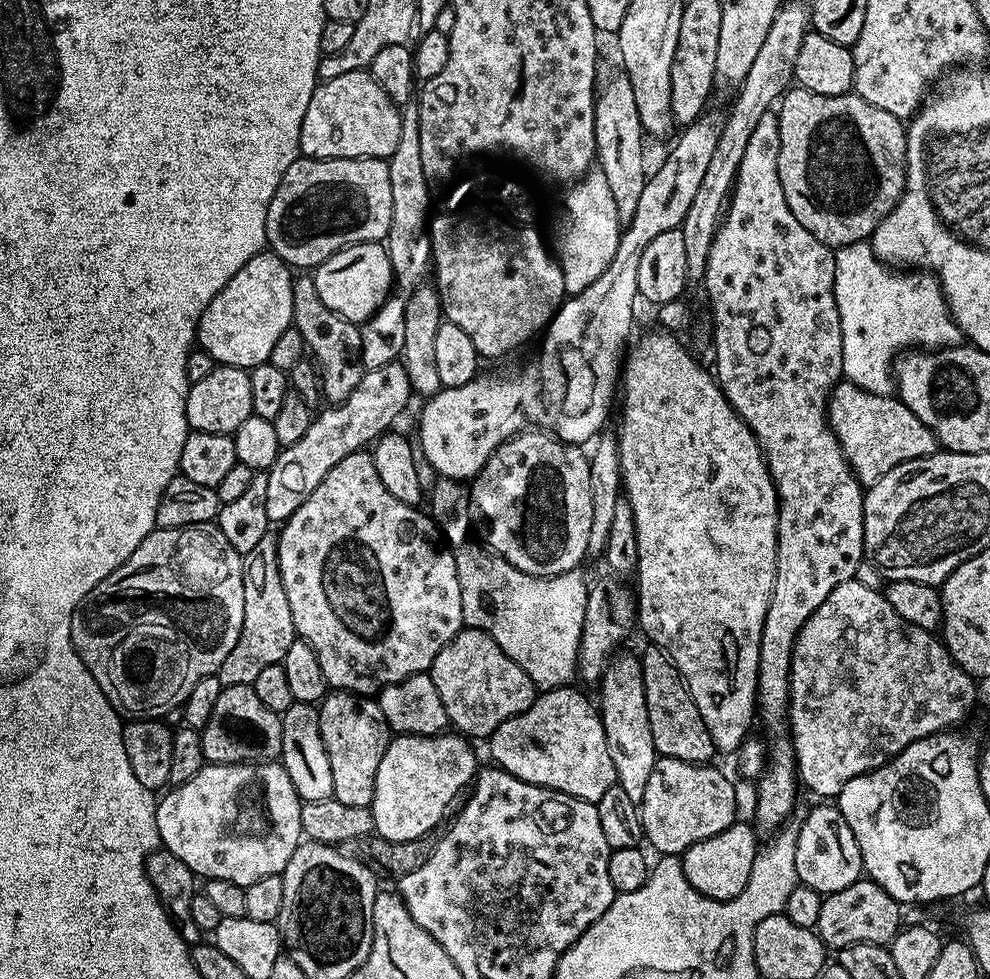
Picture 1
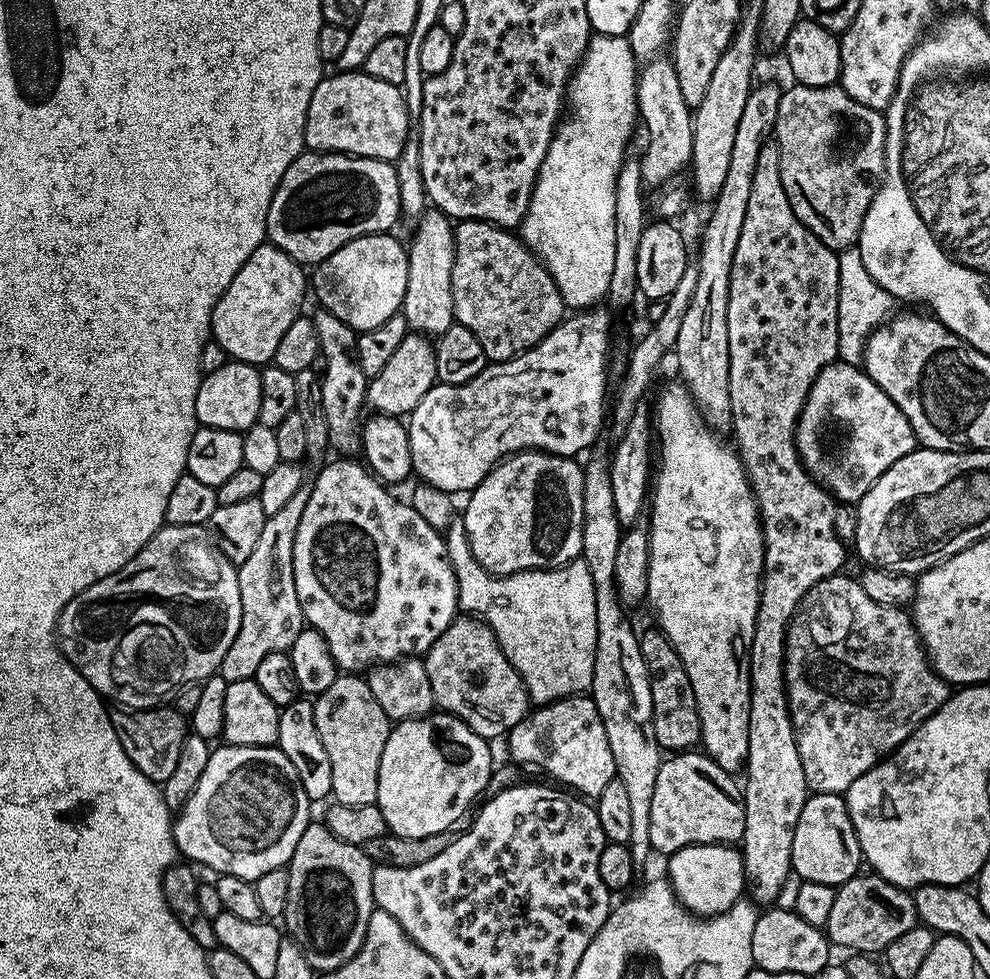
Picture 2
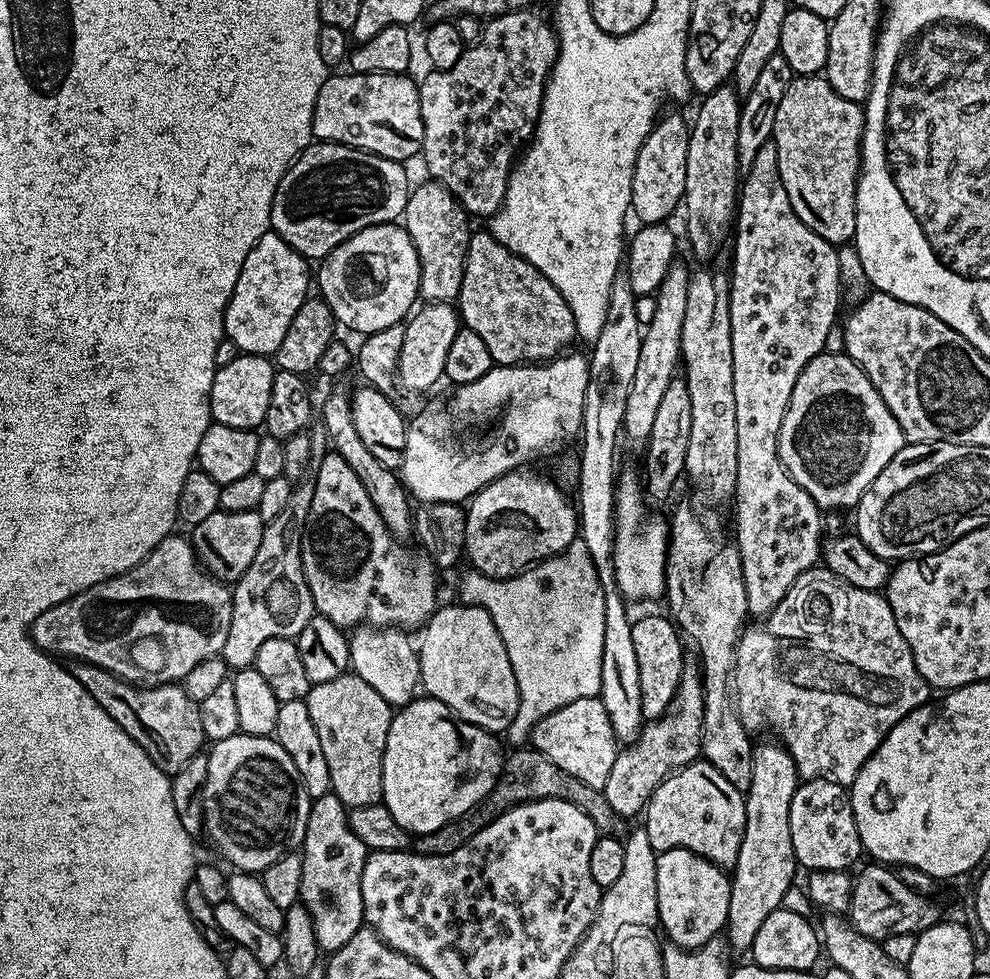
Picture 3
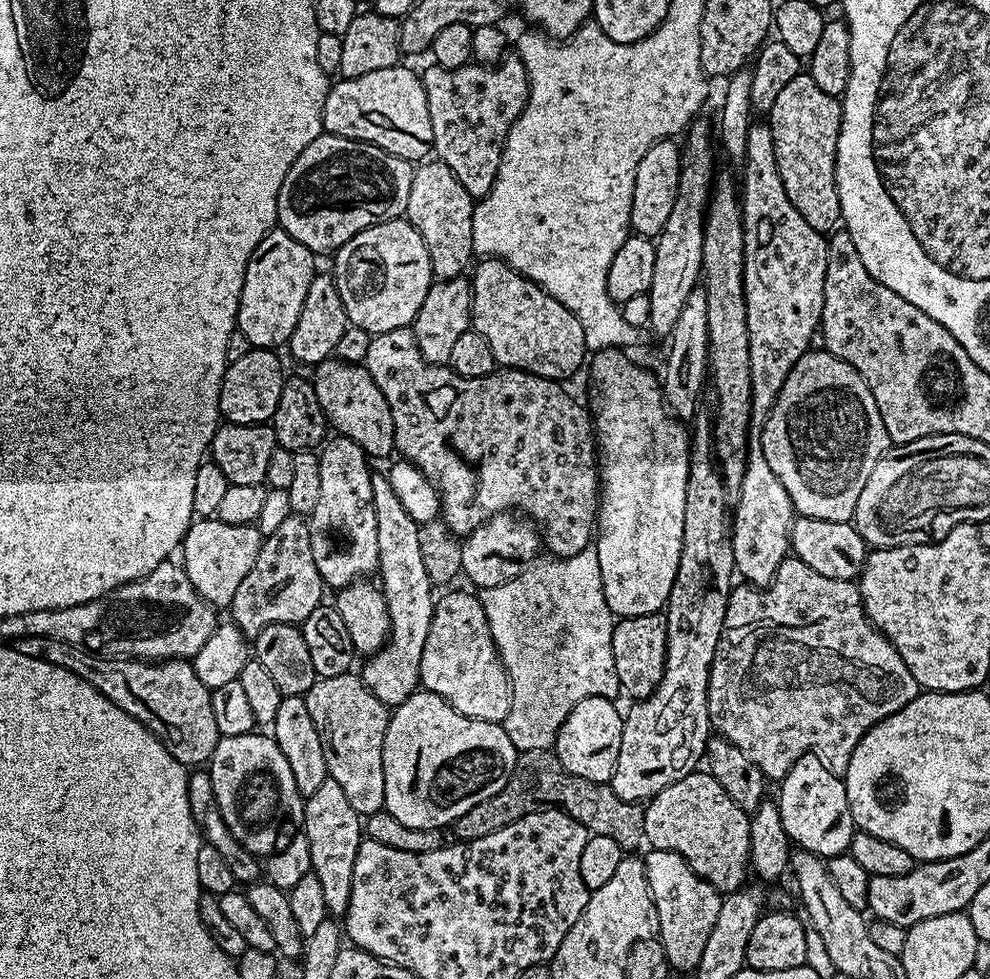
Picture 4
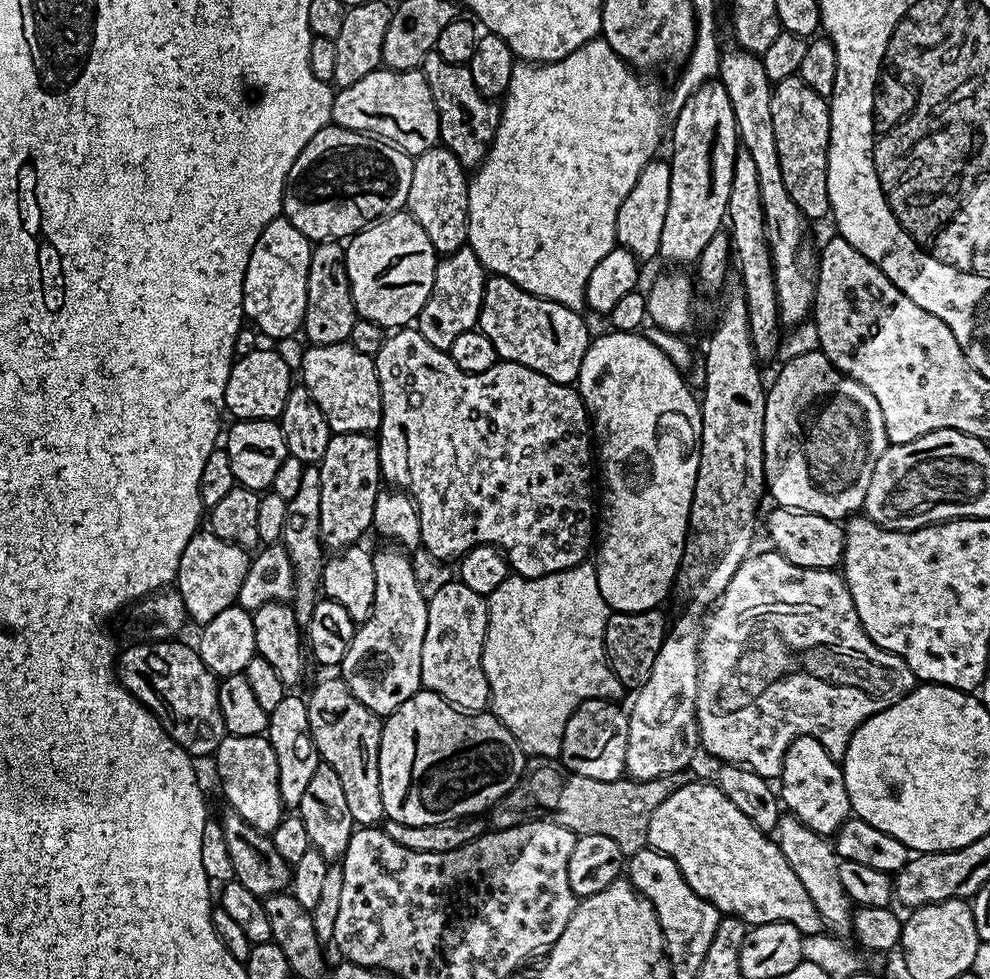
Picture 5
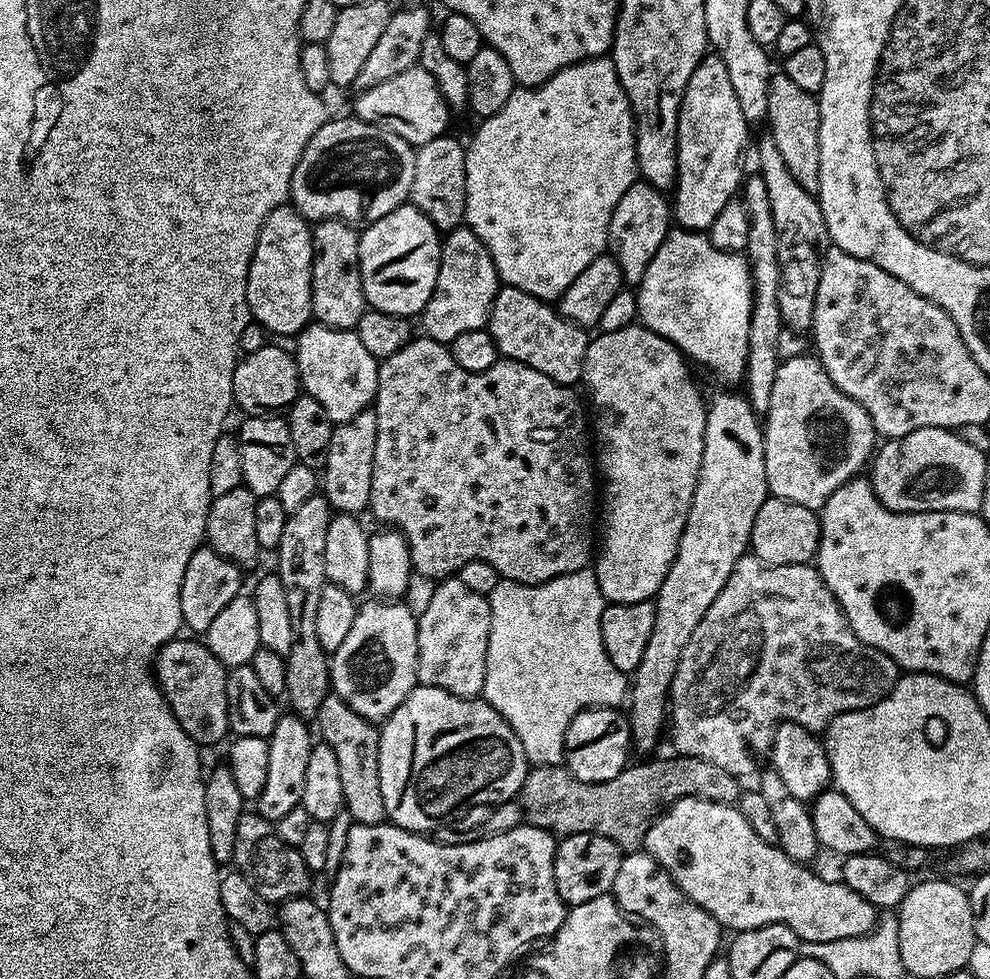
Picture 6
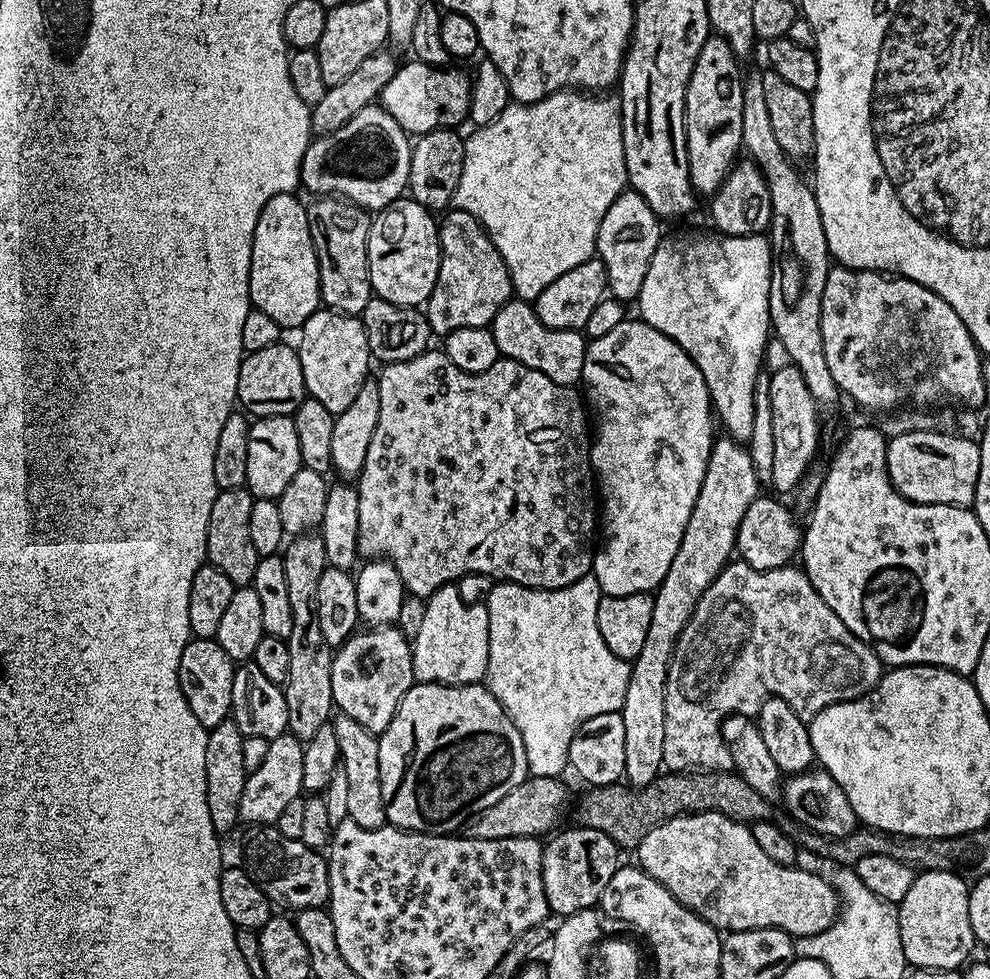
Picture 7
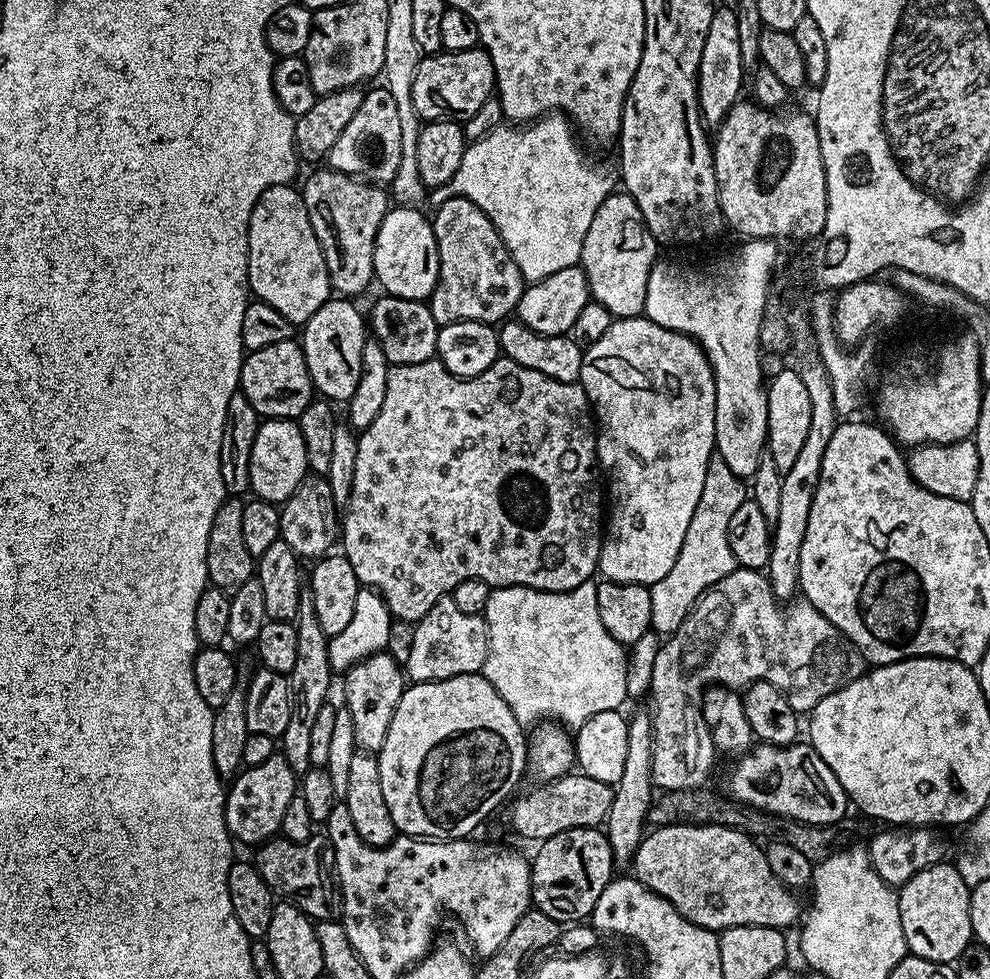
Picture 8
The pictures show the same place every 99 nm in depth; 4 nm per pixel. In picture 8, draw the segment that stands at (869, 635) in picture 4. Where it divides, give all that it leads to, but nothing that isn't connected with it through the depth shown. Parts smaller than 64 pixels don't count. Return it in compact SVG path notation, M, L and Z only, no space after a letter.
M738 566L700 597L682 626L661 643L658 658L654 658L650 689L653 785L664 792L677 792L702 788L709 783L708 775L716 764L718 753L700 717L699 706L709 685L743 690L754 682L765 680L791 699L795 712L808 714L824 696L842 690L842 686L850 686L850 682L863 676L865 671L864 655L829 620L822 618L809 600L796 598L785 607L777 600L774 590L770 590L770 582L763 571Z

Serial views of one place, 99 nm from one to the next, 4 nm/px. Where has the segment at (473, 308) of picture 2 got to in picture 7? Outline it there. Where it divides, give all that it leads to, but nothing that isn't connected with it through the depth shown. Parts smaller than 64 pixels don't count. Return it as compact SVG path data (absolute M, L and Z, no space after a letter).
M519 298L508 300L502 306L502 310L498 310L490 327L503 359L530 366L530 370L538 370L546 374L546 378L559 384L576 386L581 383L584 374L584 355L588 352L583 331L575 328L558 330L546 326L538 318L535 307L529 301Z

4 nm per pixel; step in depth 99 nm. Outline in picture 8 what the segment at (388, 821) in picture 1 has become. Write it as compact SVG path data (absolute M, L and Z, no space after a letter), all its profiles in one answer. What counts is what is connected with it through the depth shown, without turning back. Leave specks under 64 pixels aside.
M471 672L405 687L378 759L382 794L397 833L426 840L463 840L517 791L516 783L526 776L528 741L525 729L514 718L510 706L502 702L498 690L483 674Z

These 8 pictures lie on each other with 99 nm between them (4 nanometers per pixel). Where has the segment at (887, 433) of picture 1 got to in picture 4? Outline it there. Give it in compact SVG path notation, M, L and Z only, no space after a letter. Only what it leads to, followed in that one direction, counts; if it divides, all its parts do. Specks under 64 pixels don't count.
M809 350L790 370L776 405L763 421L764 434L759 447L770 462L770 470L778 474L778 482L786 486L792 505L800 516L822 518L830 522L851 521L856 514L858 498L862 498L862 490L866 482L870 482L870 474L874 474L874 466L890 447L886 434L886 426L882 422L882 414L878 410L878 402L874 402L874 394L868 383L860 377L842 358L838 358L827 350Z

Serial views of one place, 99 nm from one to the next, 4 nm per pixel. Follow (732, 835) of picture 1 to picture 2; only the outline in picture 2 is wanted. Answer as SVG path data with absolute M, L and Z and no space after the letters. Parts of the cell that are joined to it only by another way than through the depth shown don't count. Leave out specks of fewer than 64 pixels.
M691 844L667 857L666 879L674 894L698 917L717 916L740 901L746 892L741 849L727 844Z

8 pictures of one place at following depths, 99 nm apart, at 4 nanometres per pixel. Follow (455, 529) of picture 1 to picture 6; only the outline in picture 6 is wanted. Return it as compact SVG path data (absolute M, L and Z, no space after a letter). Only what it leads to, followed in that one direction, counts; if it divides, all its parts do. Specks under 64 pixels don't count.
M585 570L547 580L545 584L519 584L501 578L488 595L490 638L482 699L514 730L529 765L565 763L564 739L570 722L586 708L615 708L625 703L630 680L610 662L602 646L602 610L606 603L595 571Z

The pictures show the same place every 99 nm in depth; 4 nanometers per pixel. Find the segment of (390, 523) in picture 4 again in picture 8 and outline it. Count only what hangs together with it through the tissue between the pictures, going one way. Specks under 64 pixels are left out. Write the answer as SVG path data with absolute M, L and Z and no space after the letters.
M387 651L376 652L370 658L358 662L346 673L348 685L344 688L344 700L350 718L354 722L354 738L357 749L379 753L386 742L394 710L406 687L406 676L402 666Z

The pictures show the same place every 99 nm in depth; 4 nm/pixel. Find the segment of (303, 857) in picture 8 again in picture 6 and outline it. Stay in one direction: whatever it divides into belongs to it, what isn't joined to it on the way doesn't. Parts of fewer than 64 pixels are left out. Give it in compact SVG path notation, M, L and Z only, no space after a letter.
M252 810L245 811L238 818L232 864L235 871L242 873L246 882L250 882L250 886L254 886L254 890L258 890L258 894L262 894L262 898L274 906L283 904L285 900L293 900L295 896L305 895L314 880L314 873L308 869L306 862L302 862L300 849L282 842L275 827Z

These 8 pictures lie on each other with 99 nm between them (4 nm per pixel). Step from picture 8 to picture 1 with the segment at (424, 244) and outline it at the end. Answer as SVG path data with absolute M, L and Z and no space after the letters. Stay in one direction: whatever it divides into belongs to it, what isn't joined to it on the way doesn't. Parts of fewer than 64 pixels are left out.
M380 242L351 244L349 248L338 250L317 266L311 278L314 286L318 286L318 298L322 298L334 314L357 326L380 309L394 288L390 258L385 245Z

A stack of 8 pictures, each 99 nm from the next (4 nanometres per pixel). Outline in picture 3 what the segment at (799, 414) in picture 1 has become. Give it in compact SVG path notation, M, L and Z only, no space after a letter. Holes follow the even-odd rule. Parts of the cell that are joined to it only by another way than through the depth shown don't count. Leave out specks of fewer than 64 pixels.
M771 142L758 150L754 166L743 177L731 248L728 305L734 362L734 419L738 421L734 543L740 551L748 615L763 618L770 615L778 602L782 602L782 598L786 598L786 590L794 586L798 574L817 567L822 560L822 541L825 539L824 520L820 517L823 516L822 510L782 466L778 438L782 430L782 418L786 418L786 410L790 406L790 394L794 394L794 382L798 382L798 374L802 374L806 362L827 349L828 335L837 327L840 292L842 296L837 245L814 234L814 230L810 230L810 226L806 226L806 222L794 214L794 206L790 206L790 194L786 194L786 186L782 186L782 174L778 174L778 150ZM757 743L752 749L754 774L744 798L746 826L736 866L730 872L732 889L726 944L736 952L747 953L751 949L762 922L766 922L766 918L784 904L786 890L794 887L792 879L798 873L794 842L790 842L790 806L798 783L796 763L783 744L771 743Z

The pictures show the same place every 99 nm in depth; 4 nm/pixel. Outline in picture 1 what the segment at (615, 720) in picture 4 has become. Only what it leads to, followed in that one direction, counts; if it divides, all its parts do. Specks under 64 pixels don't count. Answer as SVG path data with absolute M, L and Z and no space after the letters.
M576 686L541 691L526 711L511 716L492 732L490 743L495 767L579 800L600 800L616 784L614 762L610 762L610 746L606 746L606 730L597 705L593 701L591 704Z

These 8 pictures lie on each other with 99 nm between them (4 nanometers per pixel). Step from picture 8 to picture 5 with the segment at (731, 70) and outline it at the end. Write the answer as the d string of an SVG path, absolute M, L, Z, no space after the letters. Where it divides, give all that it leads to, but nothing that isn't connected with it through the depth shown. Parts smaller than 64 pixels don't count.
M719 79L698 86L679 107L676 121L670 124L670 207L662 225L659 259L669 260L672 266L688 266L699 260L706 242L725 223L730 181L734 179L734 158L742 145L730 94L726 94L726 86Z

